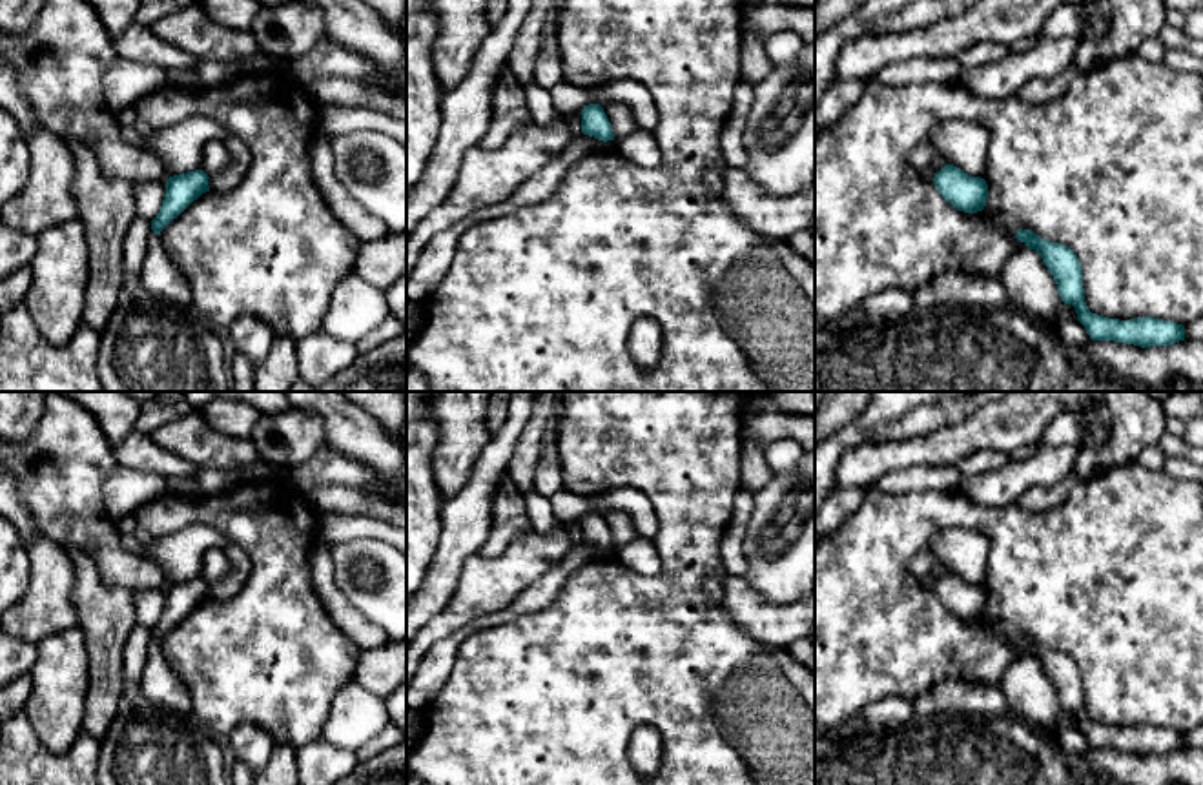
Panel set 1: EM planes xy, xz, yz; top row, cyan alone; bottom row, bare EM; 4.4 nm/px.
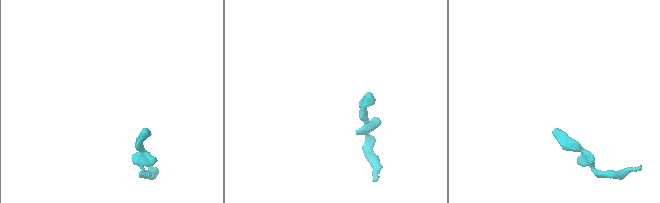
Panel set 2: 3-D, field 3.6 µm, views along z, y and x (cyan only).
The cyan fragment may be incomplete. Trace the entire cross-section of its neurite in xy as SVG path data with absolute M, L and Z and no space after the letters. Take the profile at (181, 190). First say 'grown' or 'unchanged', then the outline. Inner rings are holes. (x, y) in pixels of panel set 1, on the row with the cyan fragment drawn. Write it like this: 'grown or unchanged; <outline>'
unchanged; M202 169L173 175L166 180L166 195L160 211L151 220L151 229L160 231L177 219L193 200L210 191L208 175Z

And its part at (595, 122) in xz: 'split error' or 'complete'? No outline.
complete

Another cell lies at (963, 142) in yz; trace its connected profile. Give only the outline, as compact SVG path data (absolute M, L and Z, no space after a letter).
M944 120L930 137L937 153L948 164L961 168L972 177L984 178L988 171L990 131L977 120Z

